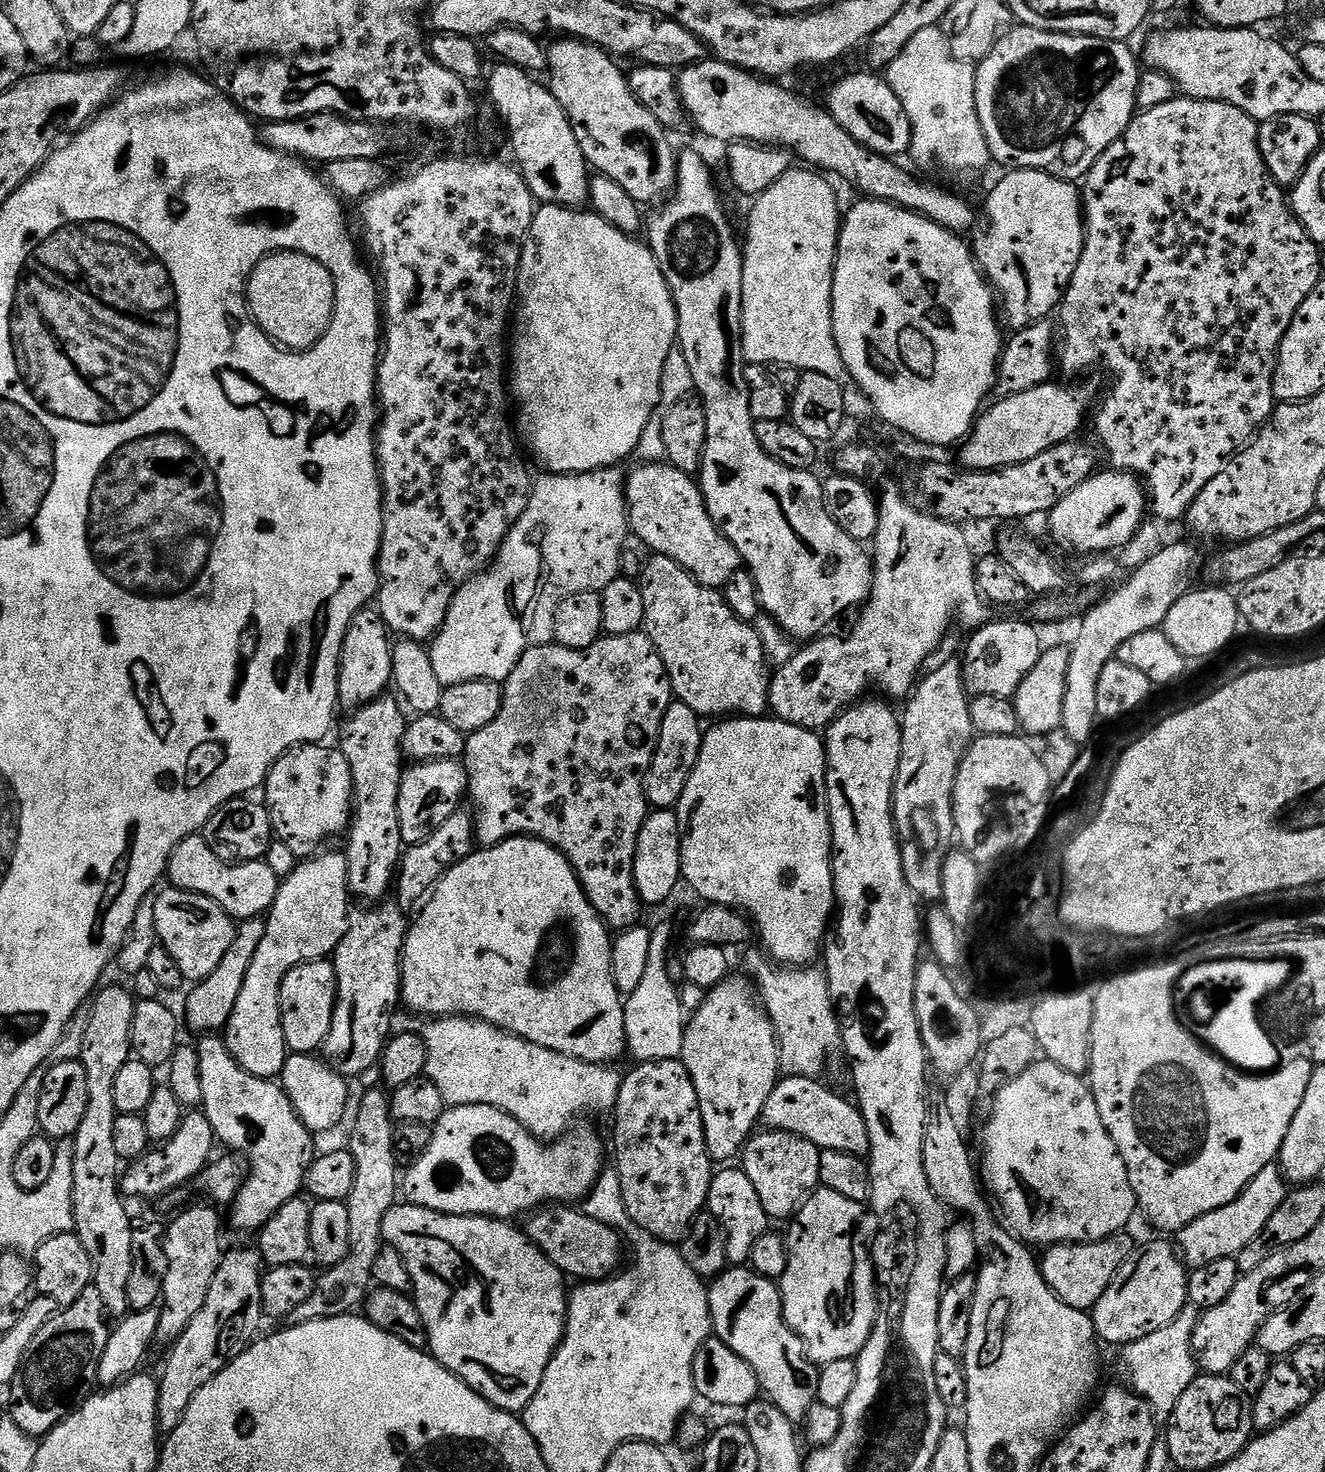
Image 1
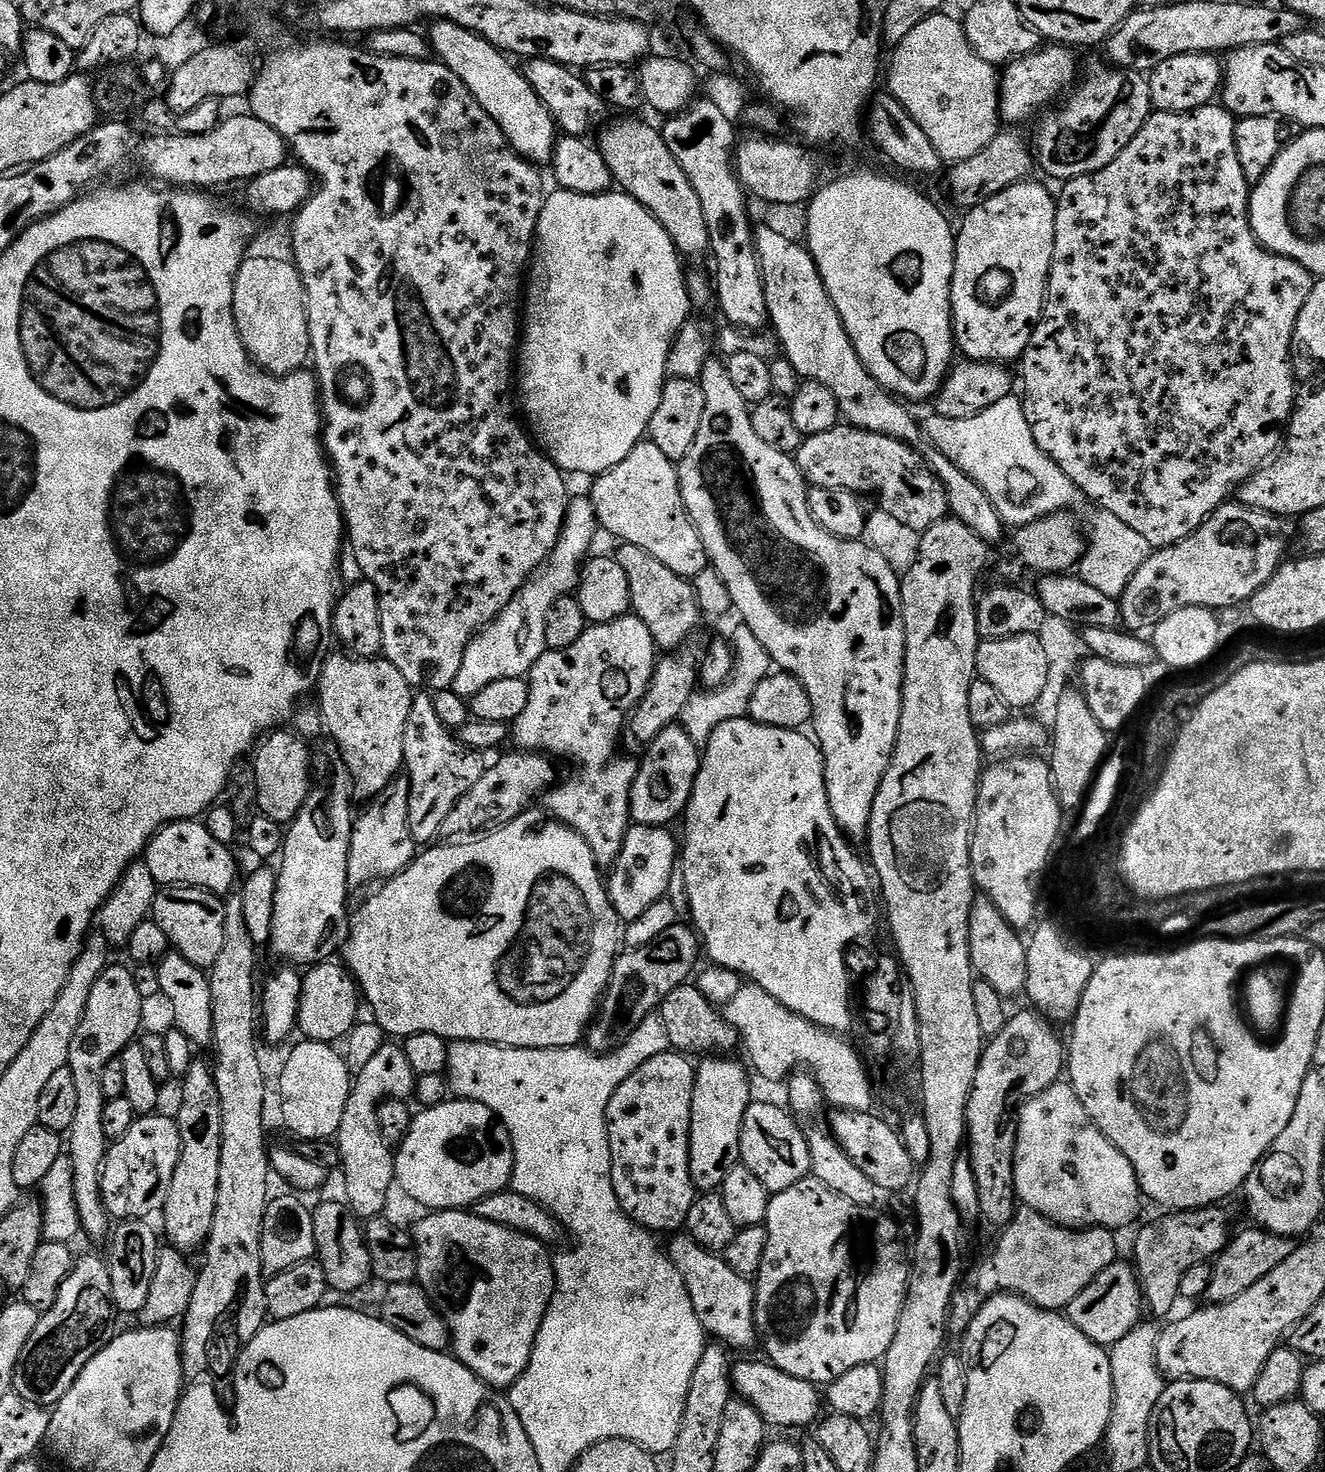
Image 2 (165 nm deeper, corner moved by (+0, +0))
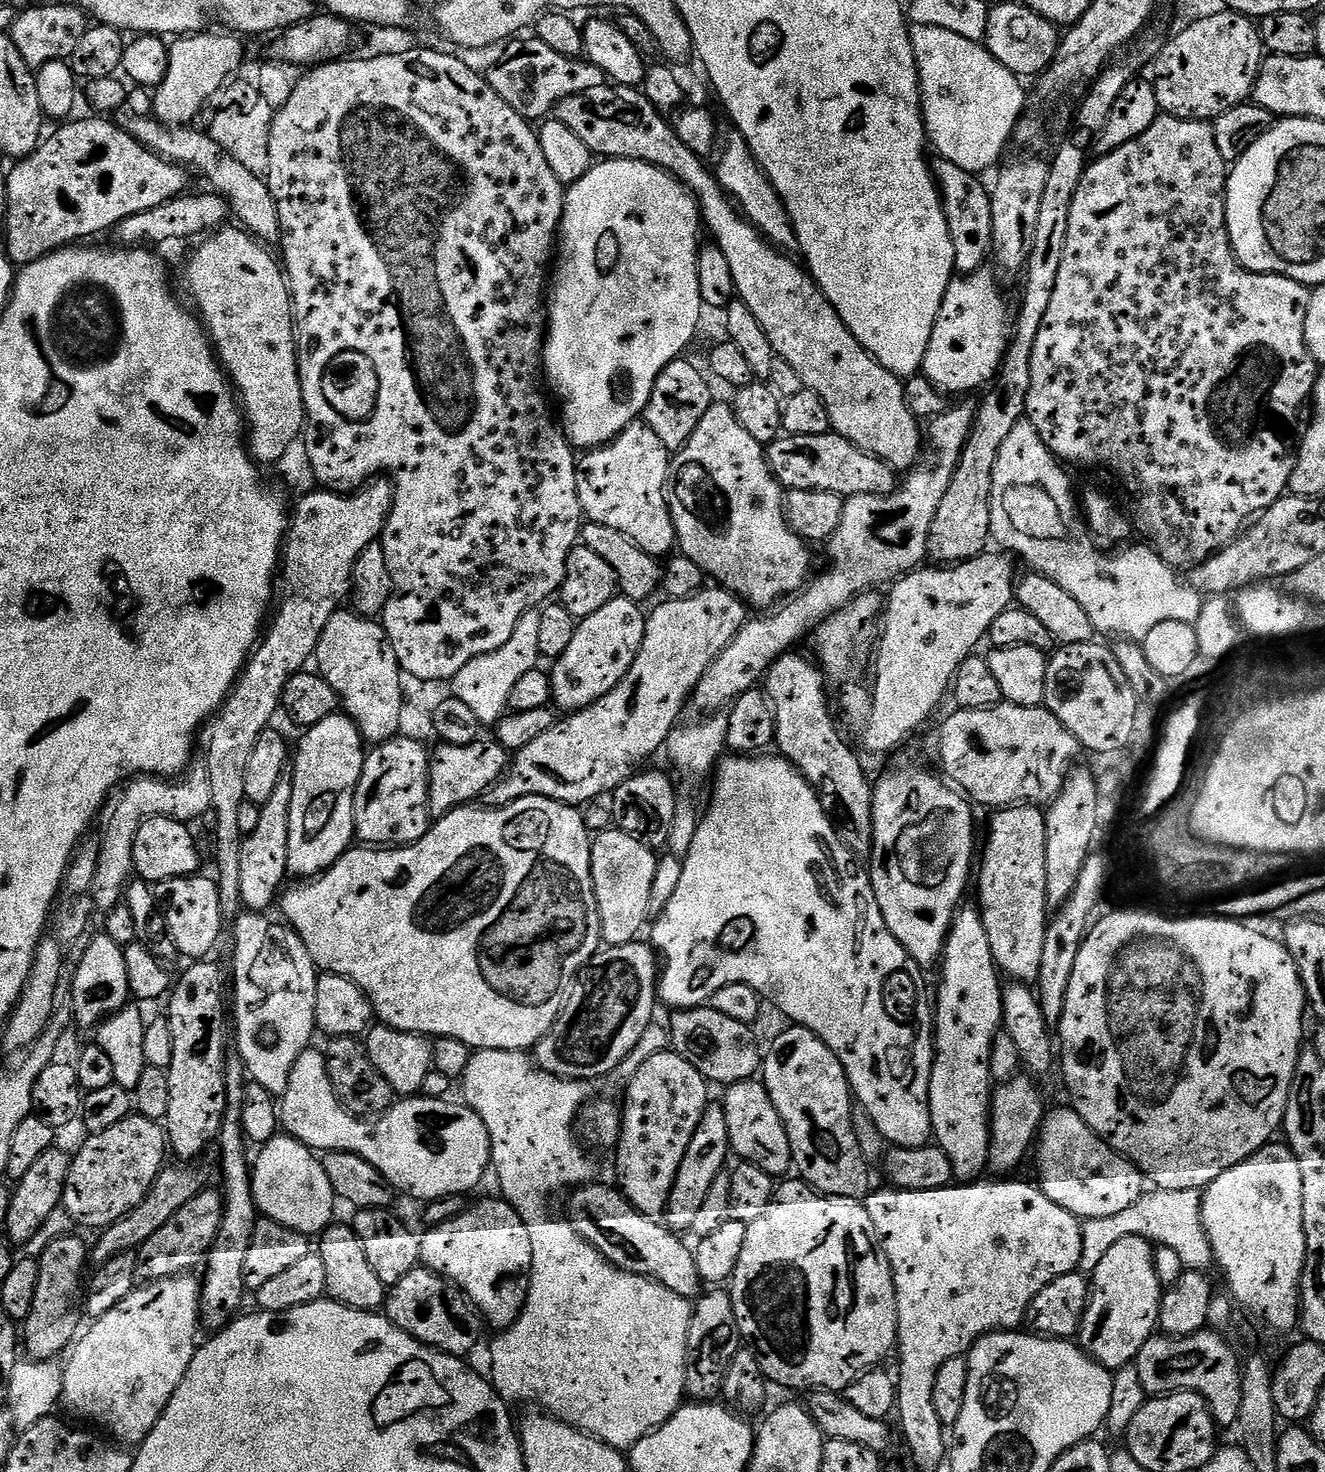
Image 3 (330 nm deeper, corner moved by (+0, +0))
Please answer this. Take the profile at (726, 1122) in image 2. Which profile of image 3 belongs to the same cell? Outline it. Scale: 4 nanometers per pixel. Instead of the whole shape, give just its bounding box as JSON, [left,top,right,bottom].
[662,1103,730,1234]

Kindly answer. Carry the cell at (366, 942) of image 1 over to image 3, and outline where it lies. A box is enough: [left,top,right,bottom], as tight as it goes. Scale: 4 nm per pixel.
[355,738,430,846]

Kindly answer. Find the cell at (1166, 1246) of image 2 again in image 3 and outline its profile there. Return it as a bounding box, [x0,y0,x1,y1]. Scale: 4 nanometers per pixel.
[1078,1237,1162,1370]

